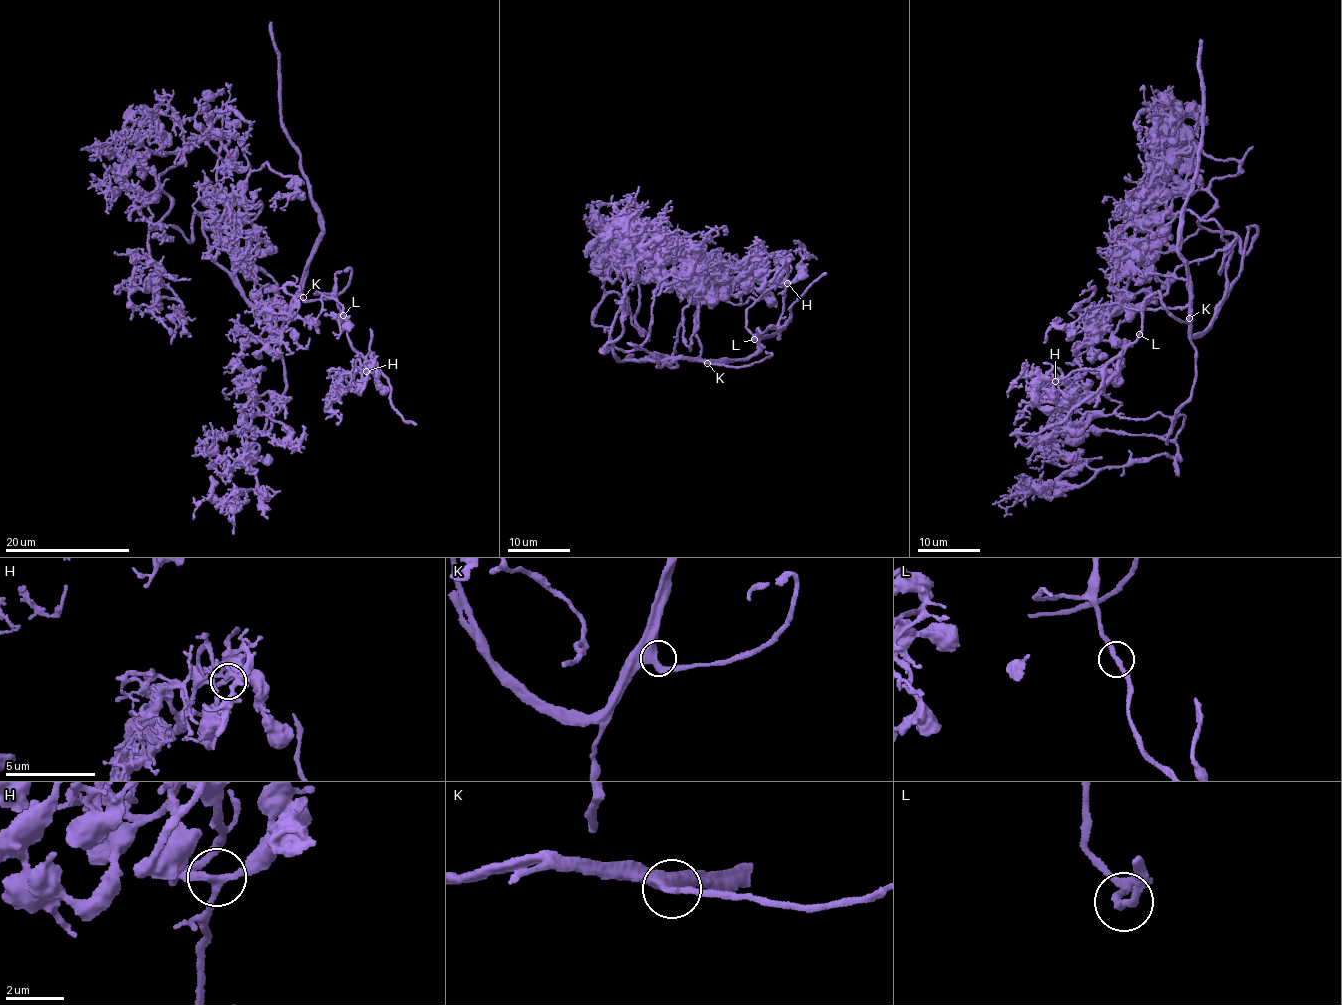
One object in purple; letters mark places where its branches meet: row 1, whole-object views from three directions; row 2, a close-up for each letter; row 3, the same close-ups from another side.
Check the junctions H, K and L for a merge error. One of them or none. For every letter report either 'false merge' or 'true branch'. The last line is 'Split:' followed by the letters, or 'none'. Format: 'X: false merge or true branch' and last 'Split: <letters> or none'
H: true branch
K: true branch
L: true branch
Split: none

